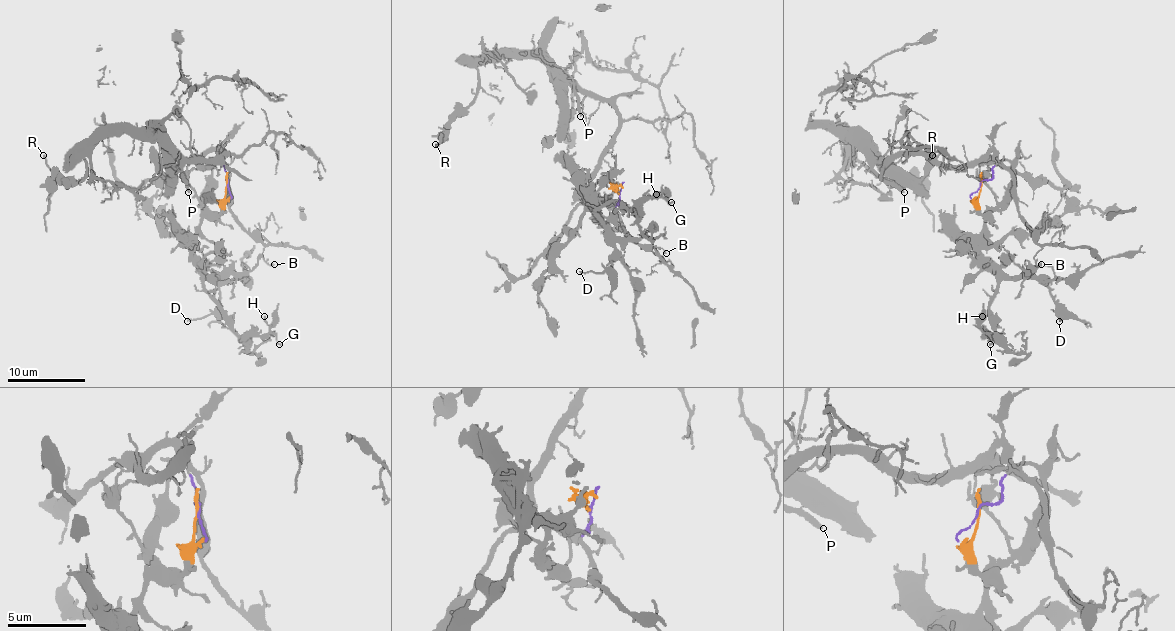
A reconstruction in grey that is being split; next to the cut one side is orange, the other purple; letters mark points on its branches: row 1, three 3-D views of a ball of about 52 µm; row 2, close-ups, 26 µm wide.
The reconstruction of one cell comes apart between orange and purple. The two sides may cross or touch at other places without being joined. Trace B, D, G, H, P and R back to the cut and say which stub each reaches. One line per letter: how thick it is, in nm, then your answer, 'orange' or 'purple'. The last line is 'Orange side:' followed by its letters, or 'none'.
B: 110 nm | purple
D: 170 nm | orange
G: 140 nm | orange
H: 150 nm | orange
P: 280 nm | purple
R: 130 nm | purple
Orange side: D, G, H

